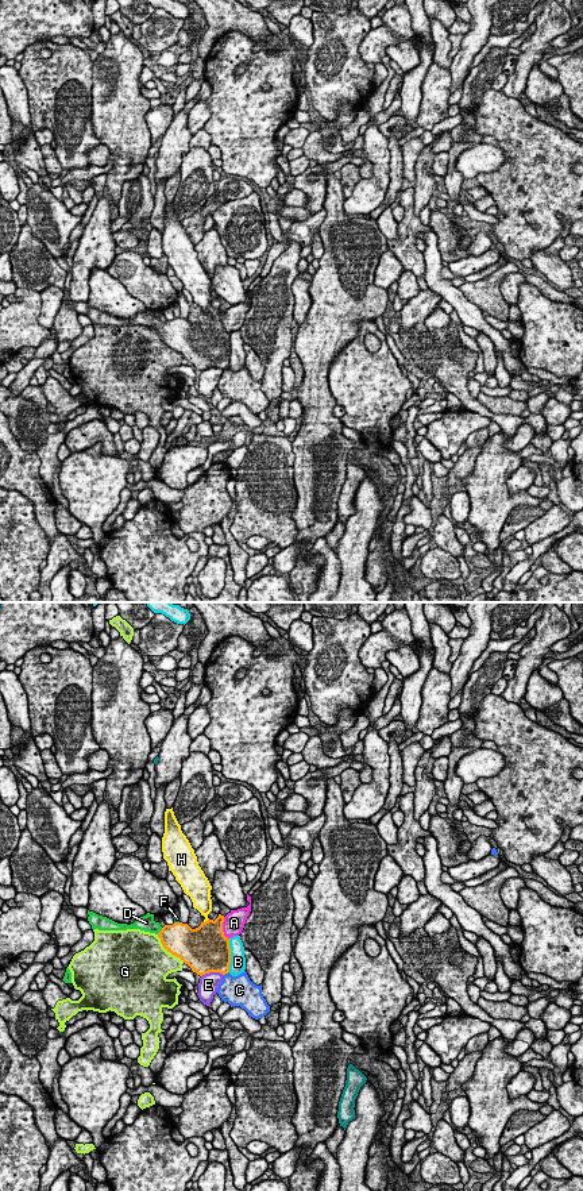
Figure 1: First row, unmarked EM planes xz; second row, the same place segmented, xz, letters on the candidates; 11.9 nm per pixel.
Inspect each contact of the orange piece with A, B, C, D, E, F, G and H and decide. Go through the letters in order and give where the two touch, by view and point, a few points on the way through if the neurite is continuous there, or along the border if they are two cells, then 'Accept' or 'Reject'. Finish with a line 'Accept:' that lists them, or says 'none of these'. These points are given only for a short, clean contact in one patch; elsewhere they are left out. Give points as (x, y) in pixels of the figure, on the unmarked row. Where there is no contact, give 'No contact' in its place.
A: Touches orange at xz (221, 323). Reject
B: Touches orange at xz (230, 350). Reject
C: Touches orange at xz (226, 367). Reject
D: Touches orange at xz (161, 326). Path across: xz (178, 334), (161, 326), (146, 318). Accept
E: Touches orange at xz (212, 366). Reject
F: Touches orange at xz (177, 318). Boundary: xz (174, 316), (178, 318). Reject
G: Touches orange at xz (168, 345). Reject
H: Touches orange at xz (205, 316). Reject
Accept: D

